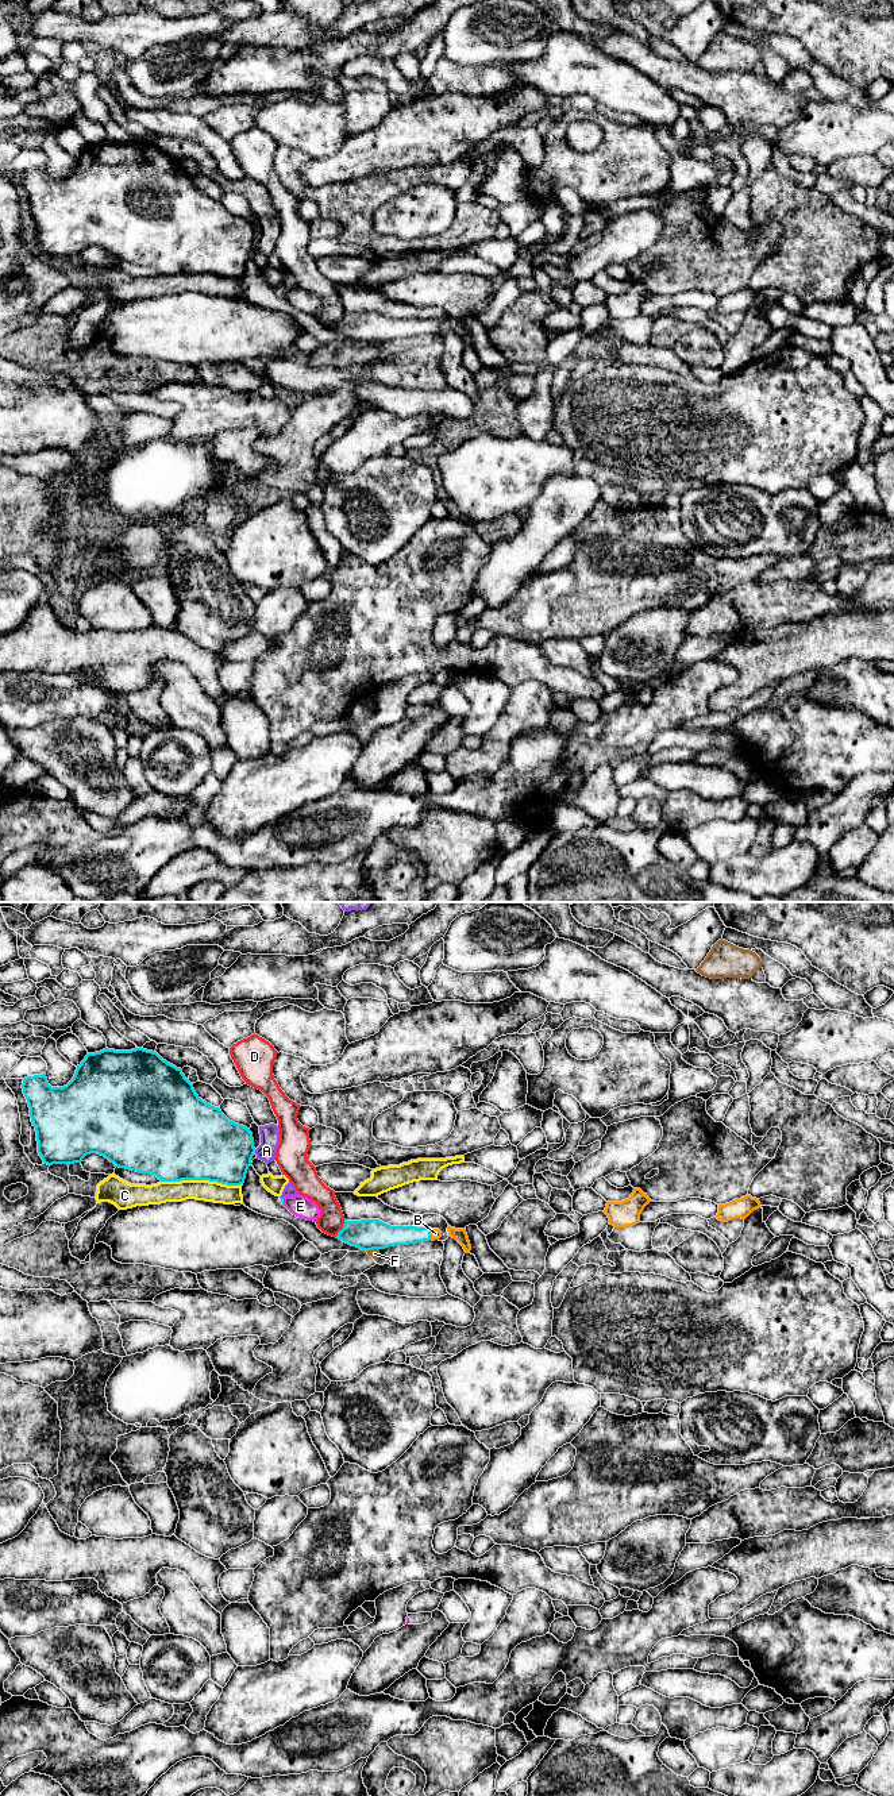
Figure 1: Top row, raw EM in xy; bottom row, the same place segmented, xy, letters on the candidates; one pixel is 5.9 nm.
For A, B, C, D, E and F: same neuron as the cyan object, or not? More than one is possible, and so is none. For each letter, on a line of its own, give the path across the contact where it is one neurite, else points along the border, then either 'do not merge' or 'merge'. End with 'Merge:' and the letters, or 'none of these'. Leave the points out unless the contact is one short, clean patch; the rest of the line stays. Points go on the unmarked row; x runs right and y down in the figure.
A: border xy (254, 242), (255, 245); do not merge
B: way xy (388, 328), (430, 327), (435, 326); merge
C: do not merge
D: border xy (345, 312), (343, 320), (335, 328); do not merge
E: do not merge
F: border xy (378, 340), (366, 343); do not merge
Merge: B

